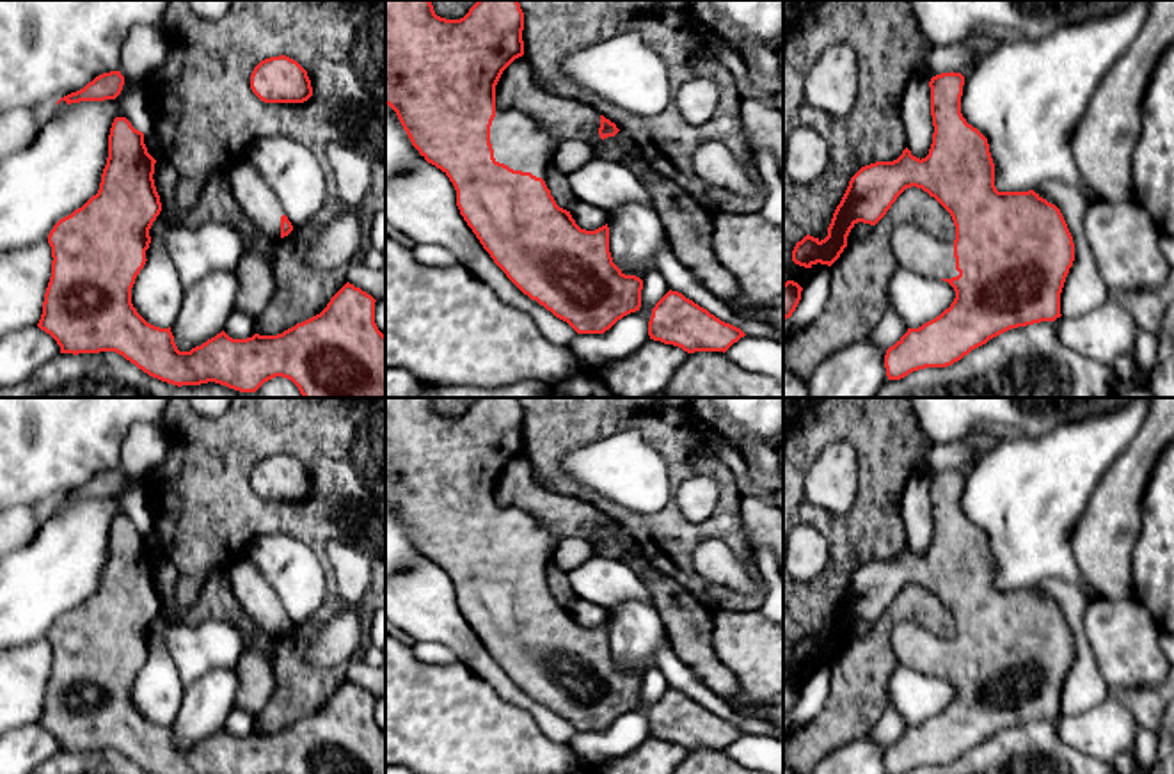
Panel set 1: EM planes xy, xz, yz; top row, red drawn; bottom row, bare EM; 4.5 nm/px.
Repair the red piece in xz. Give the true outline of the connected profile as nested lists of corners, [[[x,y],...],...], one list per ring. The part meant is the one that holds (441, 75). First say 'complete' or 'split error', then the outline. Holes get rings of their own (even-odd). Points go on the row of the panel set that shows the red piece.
split error | [[[385,0],[385,105],[389,105],[412,146],[419,154],[437,169],[440,169],[456,190],[456,206],[460,215],[472,229],[483,249],[490,254],[494,263],[506,273],[506,277],[531,300],[536,300],[556,318],[567,321],[577,334],[604,334],[623,316],[639,311],[643,280],[636,275],[625,275],[615,263],[609,252],[609,227],[607,224],[586,231],[572,218],[570,211],[559,208],[547,188],[547,169],[552,163],[556,140],[543,131],[529,115],[520,110],[501,110],[496,107],[496,85],[503,71],[519,57],[524,55],[524,12],[519,0],[478,0],[469,12],[460,20],[446,20],[435,14],[430,0]]]

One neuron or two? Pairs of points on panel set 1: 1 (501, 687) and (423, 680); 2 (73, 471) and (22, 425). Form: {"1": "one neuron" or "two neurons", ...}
{"1": "two neurons", "2": "one neuron"}

